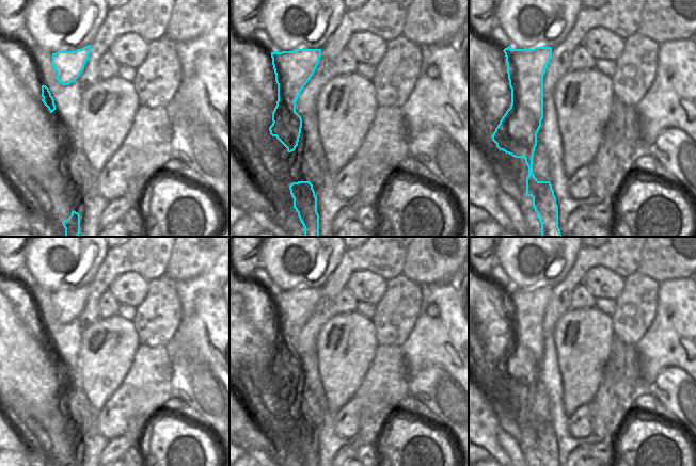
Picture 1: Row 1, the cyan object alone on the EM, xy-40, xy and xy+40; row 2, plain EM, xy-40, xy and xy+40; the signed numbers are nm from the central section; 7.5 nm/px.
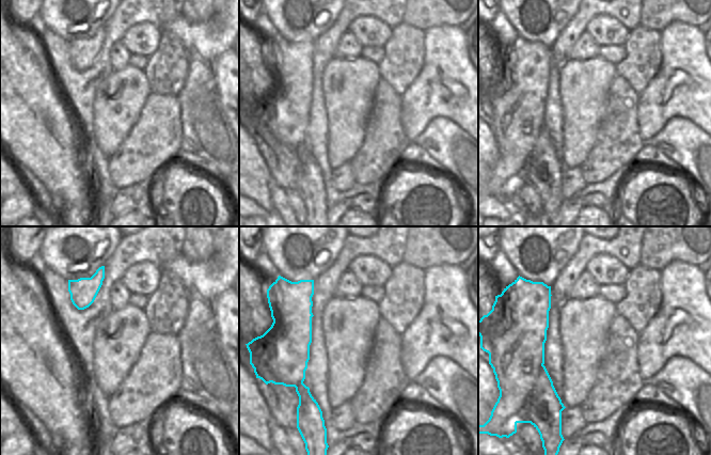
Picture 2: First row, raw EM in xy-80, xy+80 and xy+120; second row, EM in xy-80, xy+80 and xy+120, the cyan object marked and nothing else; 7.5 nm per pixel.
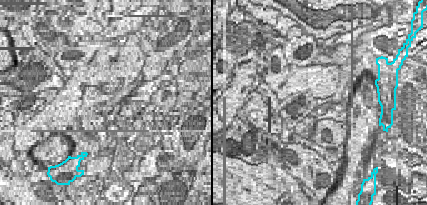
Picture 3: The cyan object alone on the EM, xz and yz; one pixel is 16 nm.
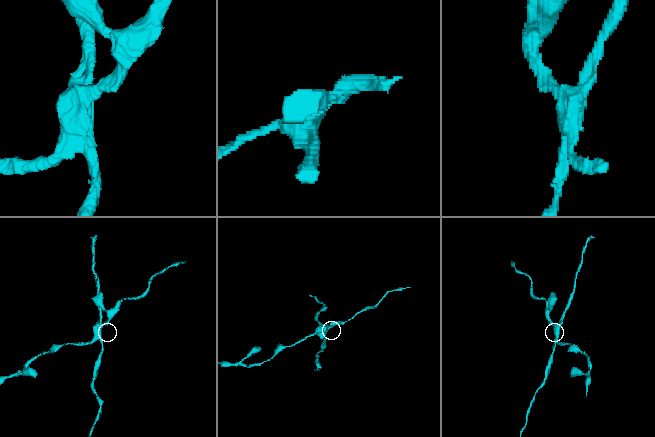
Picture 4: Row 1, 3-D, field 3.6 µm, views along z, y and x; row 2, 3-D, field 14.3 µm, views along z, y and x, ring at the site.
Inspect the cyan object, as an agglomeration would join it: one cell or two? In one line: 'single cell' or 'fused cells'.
fused cells

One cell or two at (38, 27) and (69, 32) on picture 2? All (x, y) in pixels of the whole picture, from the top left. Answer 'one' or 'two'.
two

